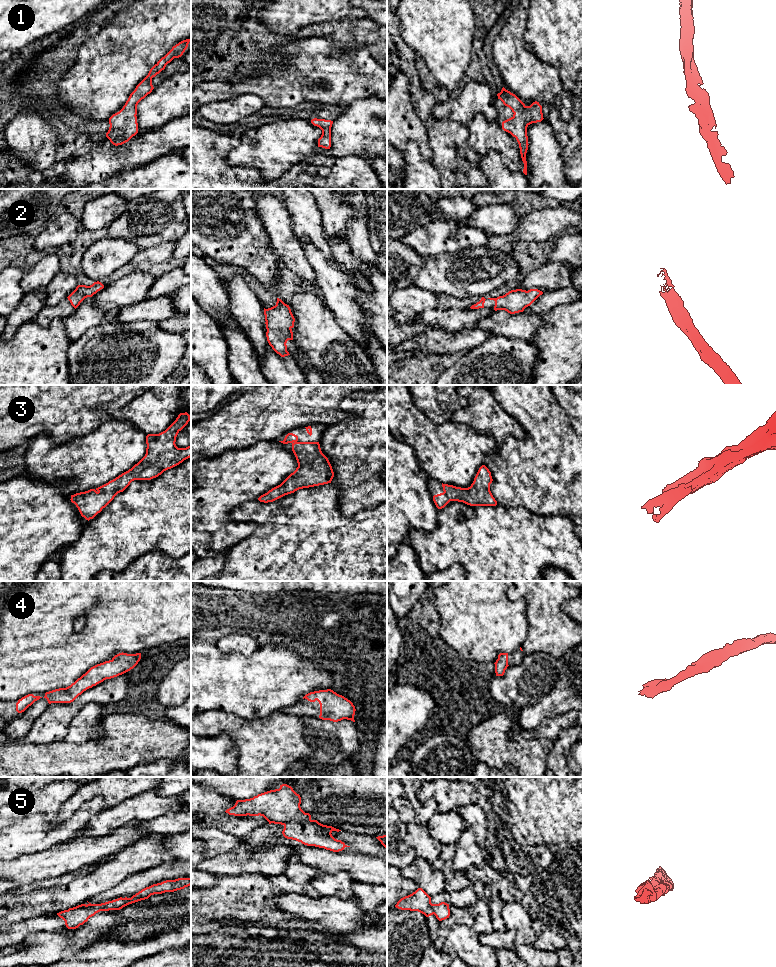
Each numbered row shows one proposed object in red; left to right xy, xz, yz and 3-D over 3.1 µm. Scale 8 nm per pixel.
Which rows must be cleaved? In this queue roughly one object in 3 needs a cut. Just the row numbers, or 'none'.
none

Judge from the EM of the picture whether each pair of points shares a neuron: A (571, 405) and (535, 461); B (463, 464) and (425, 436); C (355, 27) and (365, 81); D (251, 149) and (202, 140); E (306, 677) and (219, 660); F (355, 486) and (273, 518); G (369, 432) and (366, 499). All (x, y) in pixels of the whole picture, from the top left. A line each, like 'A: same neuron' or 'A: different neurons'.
A: different neurons
B: same neuron
C: different neurons
D: different neurons
E: same neuron
F: different neurons
G: same neuron

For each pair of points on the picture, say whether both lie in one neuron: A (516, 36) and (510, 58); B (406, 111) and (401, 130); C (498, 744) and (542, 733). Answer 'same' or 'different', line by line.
A: same
B: same
C: different

